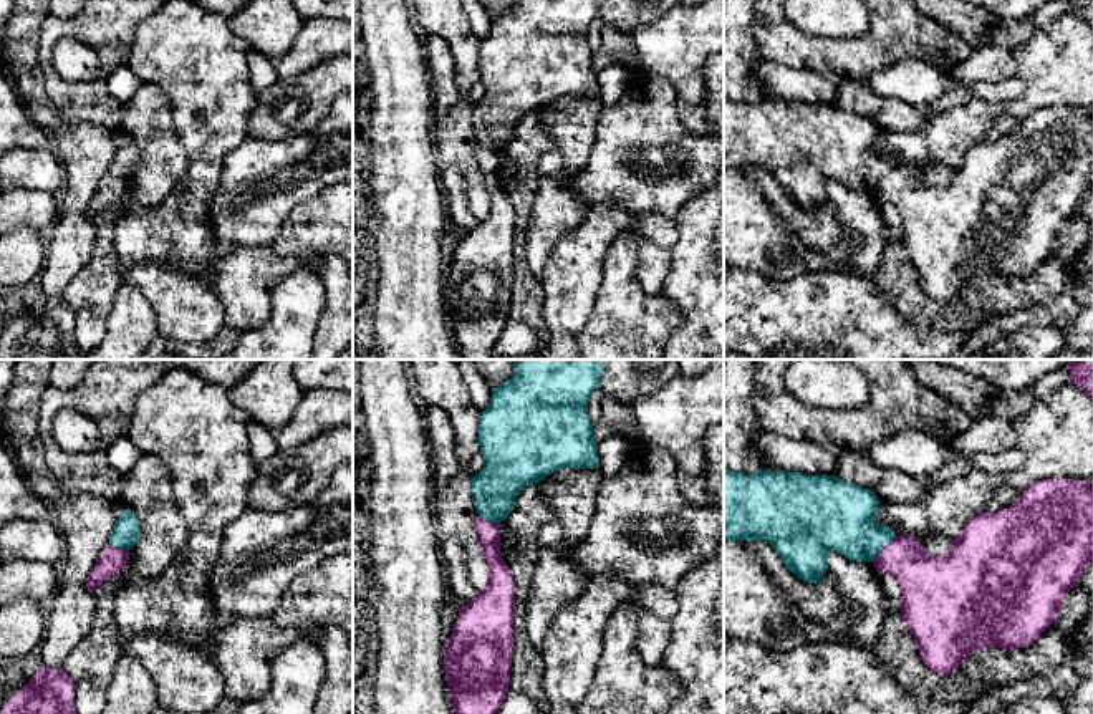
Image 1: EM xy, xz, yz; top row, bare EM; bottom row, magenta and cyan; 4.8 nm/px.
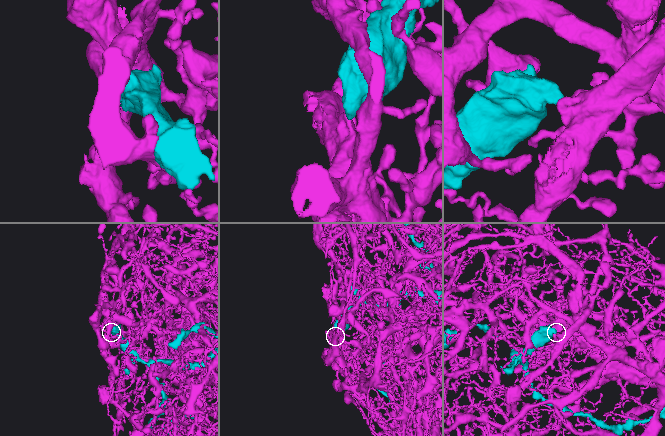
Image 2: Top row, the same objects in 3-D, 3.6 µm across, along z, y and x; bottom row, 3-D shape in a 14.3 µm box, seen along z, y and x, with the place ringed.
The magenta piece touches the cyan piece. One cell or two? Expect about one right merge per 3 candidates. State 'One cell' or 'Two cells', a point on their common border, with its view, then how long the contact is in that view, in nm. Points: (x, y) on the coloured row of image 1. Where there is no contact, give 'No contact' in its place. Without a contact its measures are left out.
Two cells. Touches magenta at yz (883, 549). Shared border 170 nm

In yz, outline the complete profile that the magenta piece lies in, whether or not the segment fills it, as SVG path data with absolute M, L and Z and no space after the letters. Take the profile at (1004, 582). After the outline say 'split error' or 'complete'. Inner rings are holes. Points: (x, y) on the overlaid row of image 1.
M1050 477L1030 484L1007 509L982 512L964 525L947 555L932 557L919 537L898 535L876 557L879 575L893 575L903 593L901 616L924 664L941 676L954 673L974 649L1030 646L1057 618L1067 593L1093 565L1093 480Z; complete

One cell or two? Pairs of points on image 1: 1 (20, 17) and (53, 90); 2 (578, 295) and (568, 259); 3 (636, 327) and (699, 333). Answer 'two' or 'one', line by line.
1: two
2: one
3: two

